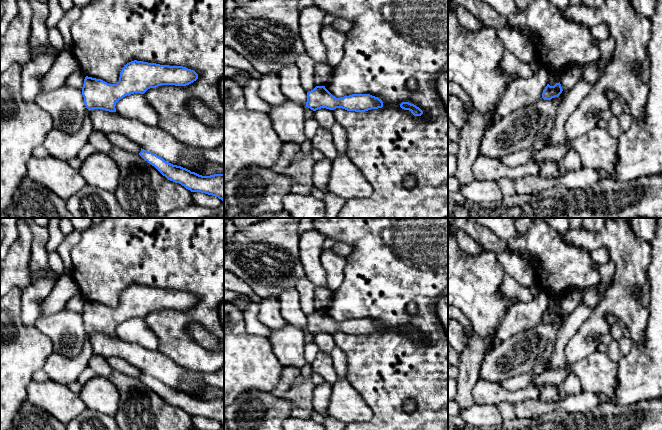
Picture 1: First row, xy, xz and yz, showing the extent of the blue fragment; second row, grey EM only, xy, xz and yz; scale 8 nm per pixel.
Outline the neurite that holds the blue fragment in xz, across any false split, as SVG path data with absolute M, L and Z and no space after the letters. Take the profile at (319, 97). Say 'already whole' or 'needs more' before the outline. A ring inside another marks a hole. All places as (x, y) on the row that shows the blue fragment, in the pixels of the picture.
already whole; M316 86L313 90L307 92L306 107L313 111L321 108L334 110L342 108L347 111L365 112L371 109L383 107L383 102L378 97L370 94L352 94L336 98L325 86Z

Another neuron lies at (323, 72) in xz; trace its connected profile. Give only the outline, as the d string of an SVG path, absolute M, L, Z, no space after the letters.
M327 61L315 64L314 81L316 86L325 86L331 81L333 75L333 66Z

